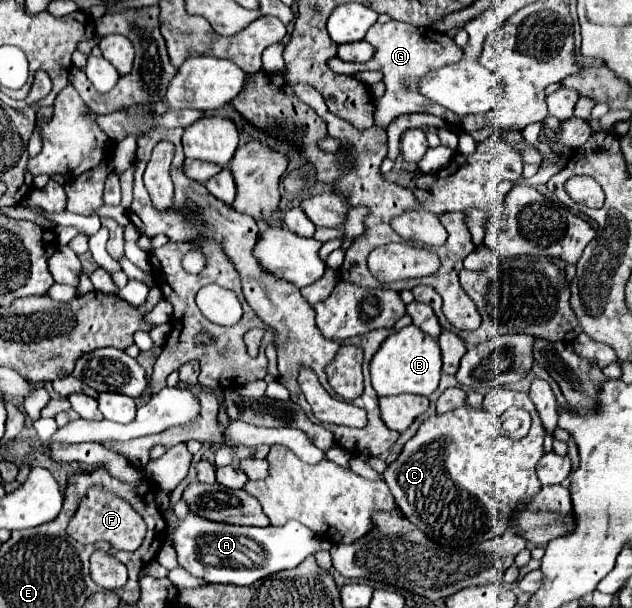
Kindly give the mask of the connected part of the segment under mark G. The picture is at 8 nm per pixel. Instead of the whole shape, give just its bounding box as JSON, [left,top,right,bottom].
[330,21,484,131]

